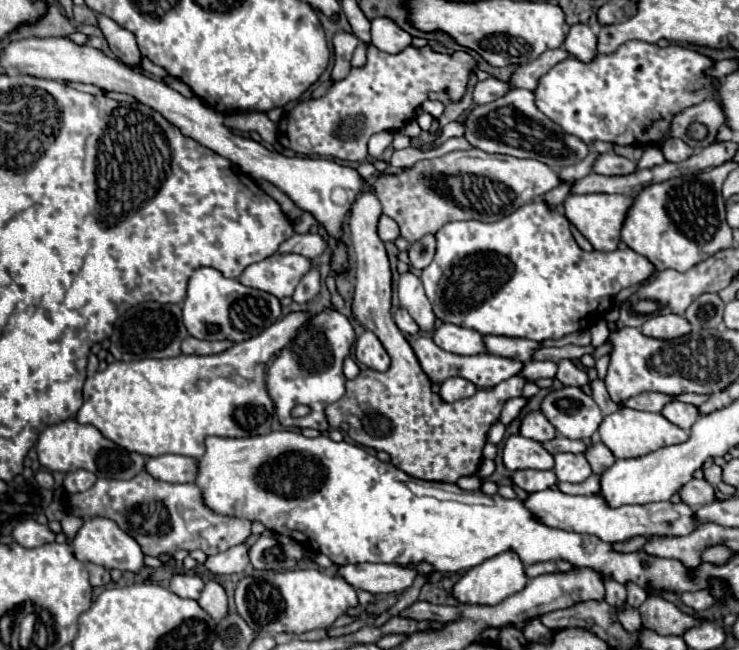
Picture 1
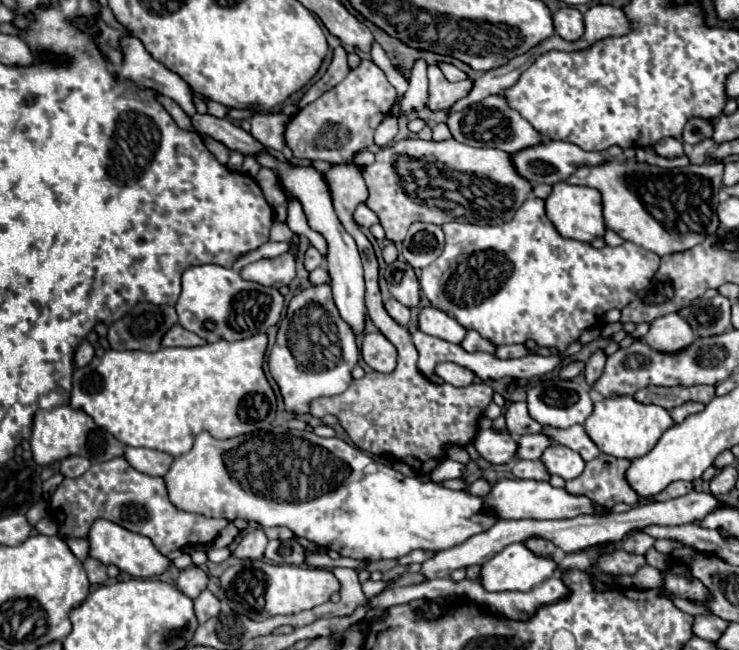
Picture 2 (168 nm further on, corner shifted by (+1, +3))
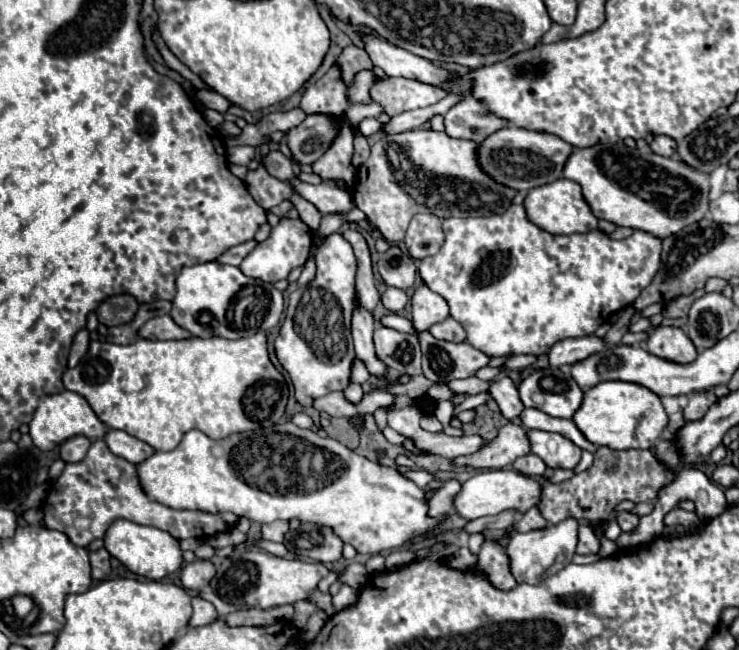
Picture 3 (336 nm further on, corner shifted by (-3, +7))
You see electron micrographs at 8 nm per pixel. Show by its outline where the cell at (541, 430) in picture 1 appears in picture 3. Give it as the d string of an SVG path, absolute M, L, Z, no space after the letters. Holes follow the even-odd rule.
M507 375L501 377L501 379L497 379L497 381L493 381L491 387L489 387L489 393L493 395L493 399L497 401L501 413L509 421L513 421L515 417L519 417L521 411L525 409L523 403L521 403L521 397L519 397L519 391L517 391L515 383Z

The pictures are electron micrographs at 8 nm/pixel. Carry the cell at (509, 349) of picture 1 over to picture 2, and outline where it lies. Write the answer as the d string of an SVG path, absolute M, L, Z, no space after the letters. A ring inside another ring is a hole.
M473 329L467 331L467 335L465 335L463 341L459 343L459 347L465 349L465 353L477 353L477 351L489 353L489 351L495 349L495 345L491 345L489 341L485 341L485 339L483 339L477 331L473 331Z

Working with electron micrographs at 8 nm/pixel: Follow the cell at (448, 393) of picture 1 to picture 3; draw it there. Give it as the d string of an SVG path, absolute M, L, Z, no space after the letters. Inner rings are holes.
M427 331L421 333L419 343L423 351L423 373L431 381L473 377L491 359L489 355L471 347L469 343L453 345L449 341L435 339Z

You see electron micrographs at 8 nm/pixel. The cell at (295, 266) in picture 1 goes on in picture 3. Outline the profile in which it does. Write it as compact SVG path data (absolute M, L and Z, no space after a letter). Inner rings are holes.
M281 219L277 227L273 227L273 233L267 241L259 243L239 265L239 269L249 275L249 277L257 277L265 283L275 283L279 279L287 279L287 275L291 273L291 269L301 267L307 257L309 257L309 245L313 241L313 233L311 229L303 223L303 221L293 221L293 219Z

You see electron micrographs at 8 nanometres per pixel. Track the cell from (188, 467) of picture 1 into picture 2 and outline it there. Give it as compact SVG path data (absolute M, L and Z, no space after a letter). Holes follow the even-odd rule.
M125 447L125 461L147 475L161 477L167 473L173 457L155 449L143 449L143 447Z

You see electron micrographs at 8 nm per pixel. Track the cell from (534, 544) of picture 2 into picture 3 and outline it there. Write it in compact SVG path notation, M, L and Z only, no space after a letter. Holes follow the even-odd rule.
M529 509L529 513L525 513L523 519L519 519L513 527L515 527L517 531L535 531L535 529L543 529L543 527L547 527L547 525L549 525L549 523L541 517L539 509Z

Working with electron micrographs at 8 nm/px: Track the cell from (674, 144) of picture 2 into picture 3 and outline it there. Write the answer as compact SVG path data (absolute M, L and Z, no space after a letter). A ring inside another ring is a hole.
M661 135L651 141L651 151L657 155L663 155L663 157L673 157L677 153L677 143L671 137Z

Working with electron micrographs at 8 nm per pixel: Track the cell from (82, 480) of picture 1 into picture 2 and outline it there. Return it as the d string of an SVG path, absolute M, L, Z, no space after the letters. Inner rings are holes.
M73 455L73 457L65 457L61 461L61 473L65 477L81 477L87 469L89 469L89 459L87 457L79 457L79 455Z

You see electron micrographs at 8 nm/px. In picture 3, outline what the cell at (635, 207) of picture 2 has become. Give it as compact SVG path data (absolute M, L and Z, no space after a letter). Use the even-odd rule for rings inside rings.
M615 143L575 149L565 163L563 177L577 181L583 187L585 199L597 219L611 221L619 227L631 227L657 239L665 239L699 223L709 211L711 175L681 159L655 155L647 147L639 151Z

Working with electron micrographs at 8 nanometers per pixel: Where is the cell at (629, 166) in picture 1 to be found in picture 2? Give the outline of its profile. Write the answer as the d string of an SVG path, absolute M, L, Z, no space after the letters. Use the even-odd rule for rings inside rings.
M545 141L541 145L533 145L529 149L521 149L521 151L513 153L511 157L513 157L513 167L517 169L517 175L525 177L525 181L529 181L531 185L539 185L539 183L555 185L555 183L565 181L581 165L599 165L599 163L607 161L605 155L583 151L581 147L577 147L573 143L567 143L567 141Z

